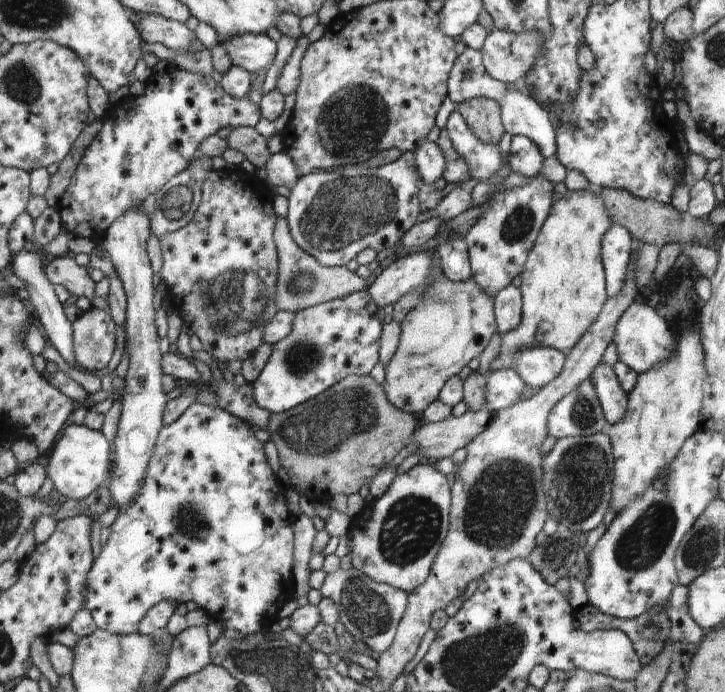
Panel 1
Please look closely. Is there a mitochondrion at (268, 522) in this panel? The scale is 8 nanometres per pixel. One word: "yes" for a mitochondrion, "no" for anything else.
no

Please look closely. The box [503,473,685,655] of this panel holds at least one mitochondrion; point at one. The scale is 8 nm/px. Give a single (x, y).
(640, 547)

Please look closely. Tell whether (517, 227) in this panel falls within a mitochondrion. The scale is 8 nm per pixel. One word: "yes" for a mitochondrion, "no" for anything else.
yes

